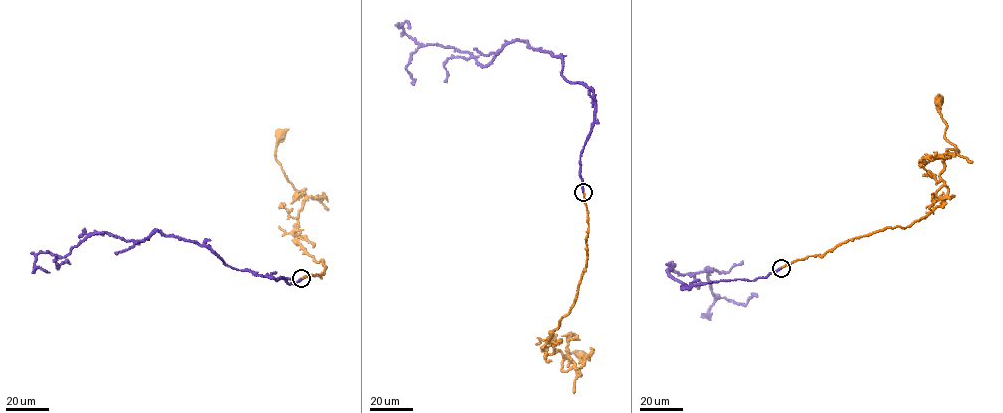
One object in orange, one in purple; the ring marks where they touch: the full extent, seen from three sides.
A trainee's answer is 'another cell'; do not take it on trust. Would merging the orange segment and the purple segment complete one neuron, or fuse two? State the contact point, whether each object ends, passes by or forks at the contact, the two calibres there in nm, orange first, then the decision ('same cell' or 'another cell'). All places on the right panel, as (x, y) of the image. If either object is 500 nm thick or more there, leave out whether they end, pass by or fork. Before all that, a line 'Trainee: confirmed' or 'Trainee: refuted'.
Trainee: refuted
at (781, 268); orange ends there; purple ends there; 280 nm thick on the orange side, 300 nm on the other; same cell

